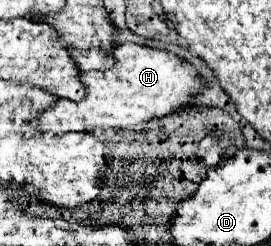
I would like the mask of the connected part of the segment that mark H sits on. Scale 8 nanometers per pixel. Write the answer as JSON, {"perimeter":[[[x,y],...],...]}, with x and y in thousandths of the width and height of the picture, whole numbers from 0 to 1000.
{"perimeter":[[[498,175],[424,183],[410,215],[424,240],[410,280],[292,297],[314,354],[299,411],[210,402],[173,451],[114,484],[114,508],[129,516],[137,500],[144,533],[196,533],[210,549],[247,533],[336,533],[336,516],[491,516],[690,435],[712,378],[727,386],[756,362],[756,329],[720,297],[705,256],[638,215]]]}

